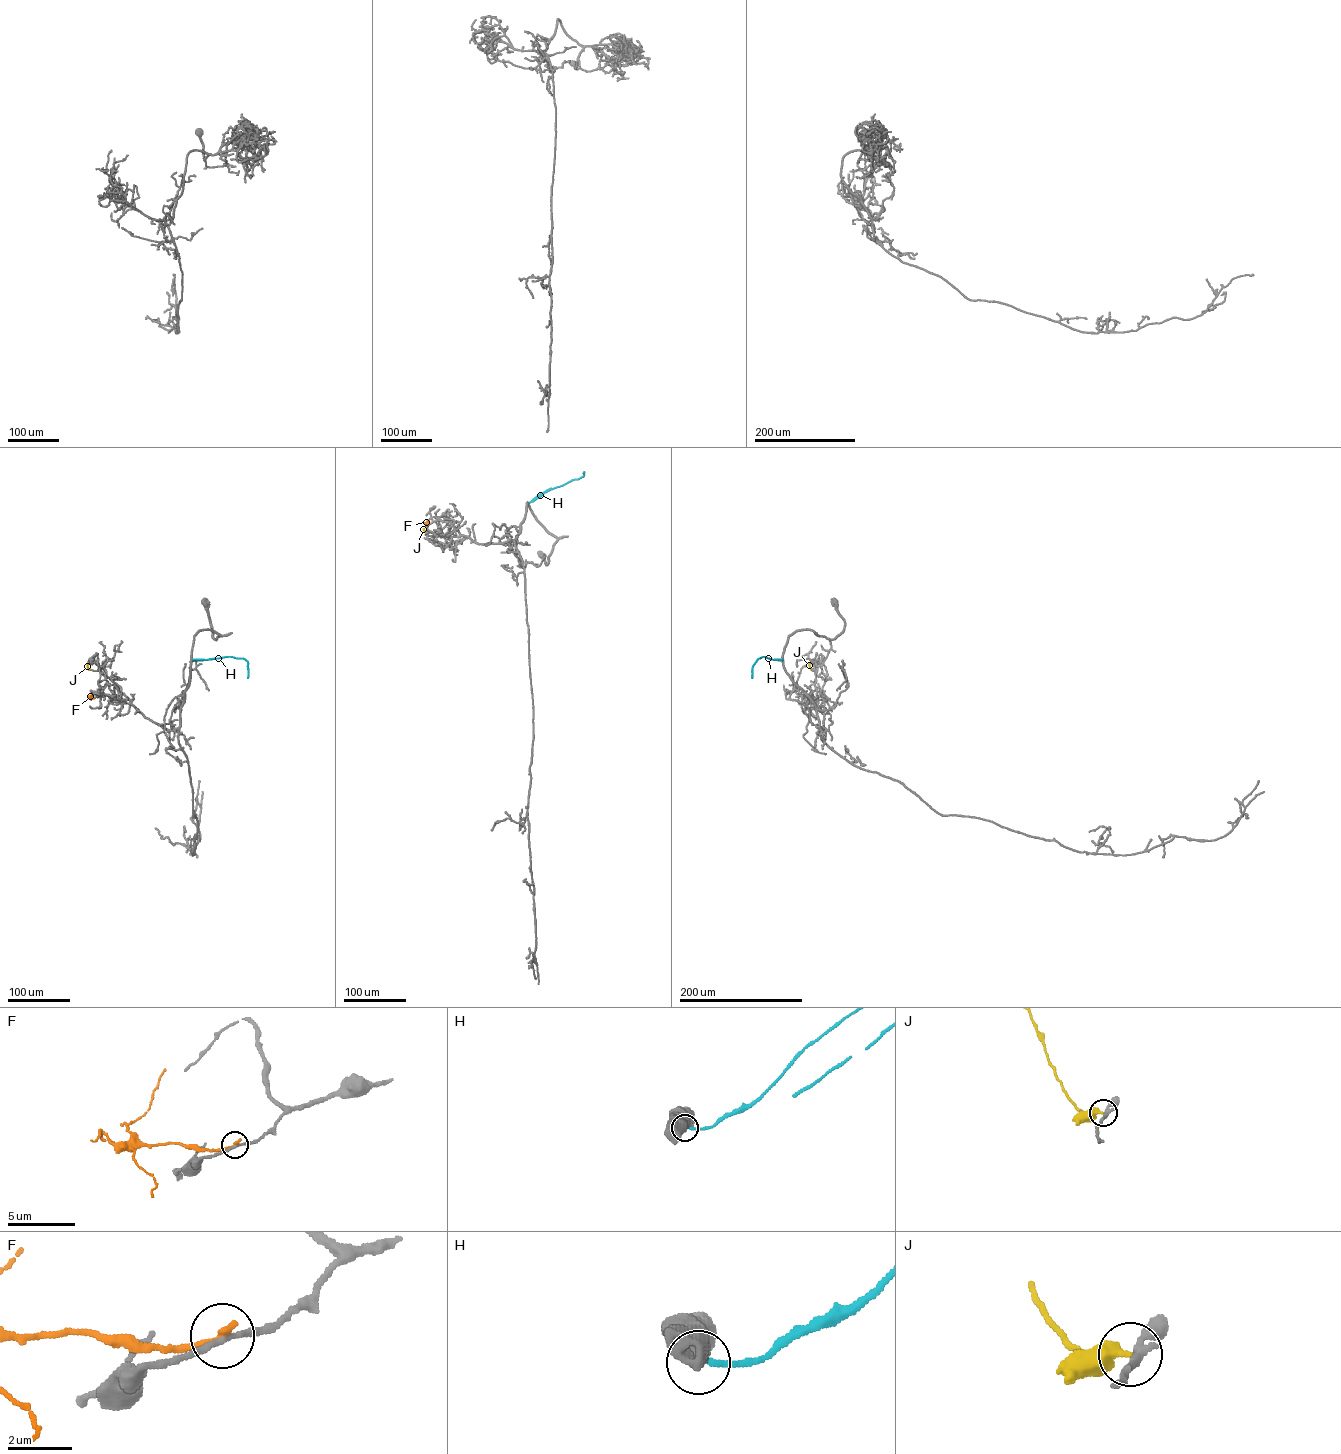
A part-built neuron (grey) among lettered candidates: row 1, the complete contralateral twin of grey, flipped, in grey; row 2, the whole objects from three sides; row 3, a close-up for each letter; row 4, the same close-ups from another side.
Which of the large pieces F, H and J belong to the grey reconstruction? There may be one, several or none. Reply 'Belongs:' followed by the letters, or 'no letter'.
Belongs: J

